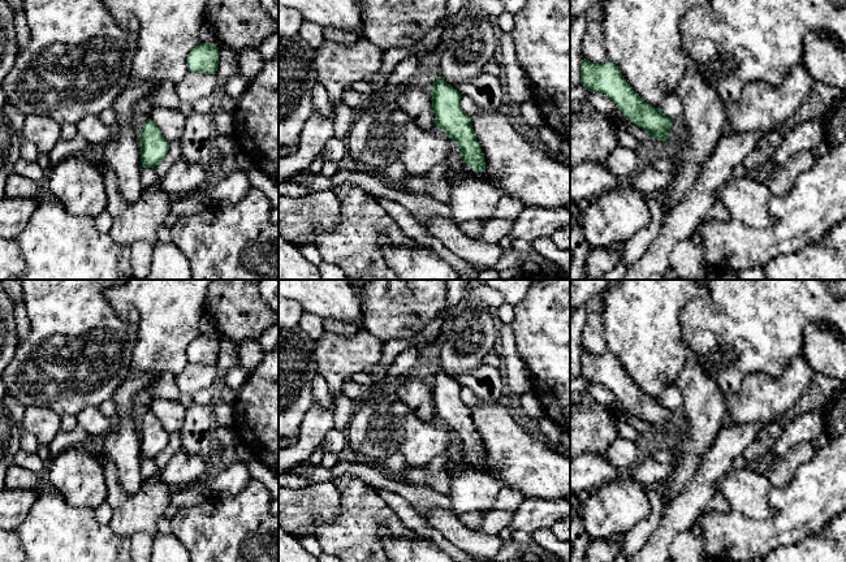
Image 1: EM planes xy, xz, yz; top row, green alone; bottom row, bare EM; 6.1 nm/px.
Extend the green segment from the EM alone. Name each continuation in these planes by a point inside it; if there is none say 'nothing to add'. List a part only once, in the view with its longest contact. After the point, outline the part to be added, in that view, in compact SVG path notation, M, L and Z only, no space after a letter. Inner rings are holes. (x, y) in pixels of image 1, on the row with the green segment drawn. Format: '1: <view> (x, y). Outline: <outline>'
nothing to add

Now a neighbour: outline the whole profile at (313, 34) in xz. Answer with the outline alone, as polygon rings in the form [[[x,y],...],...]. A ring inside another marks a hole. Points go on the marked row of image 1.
[[[305,21],[299,27],[299,35],[316,49],[324,39],[324,29],[319,25]]]

